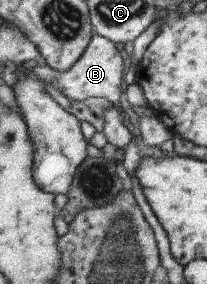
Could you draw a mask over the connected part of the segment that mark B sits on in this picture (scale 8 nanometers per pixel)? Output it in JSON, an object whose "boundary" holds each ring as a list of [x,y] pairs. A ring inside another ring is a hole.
{"boundary":[[[94,33],[83,54],[69,70],[58,72],[45,65],[33,68],[31,74],[45,78],[43,82],[49,82],[55,90],[59,90],[65,98],[73,102],[83,102],[90,97],[102,97],[117,106],[123,80],[123,56],[123,53],[117,52],[115,44]]]}

